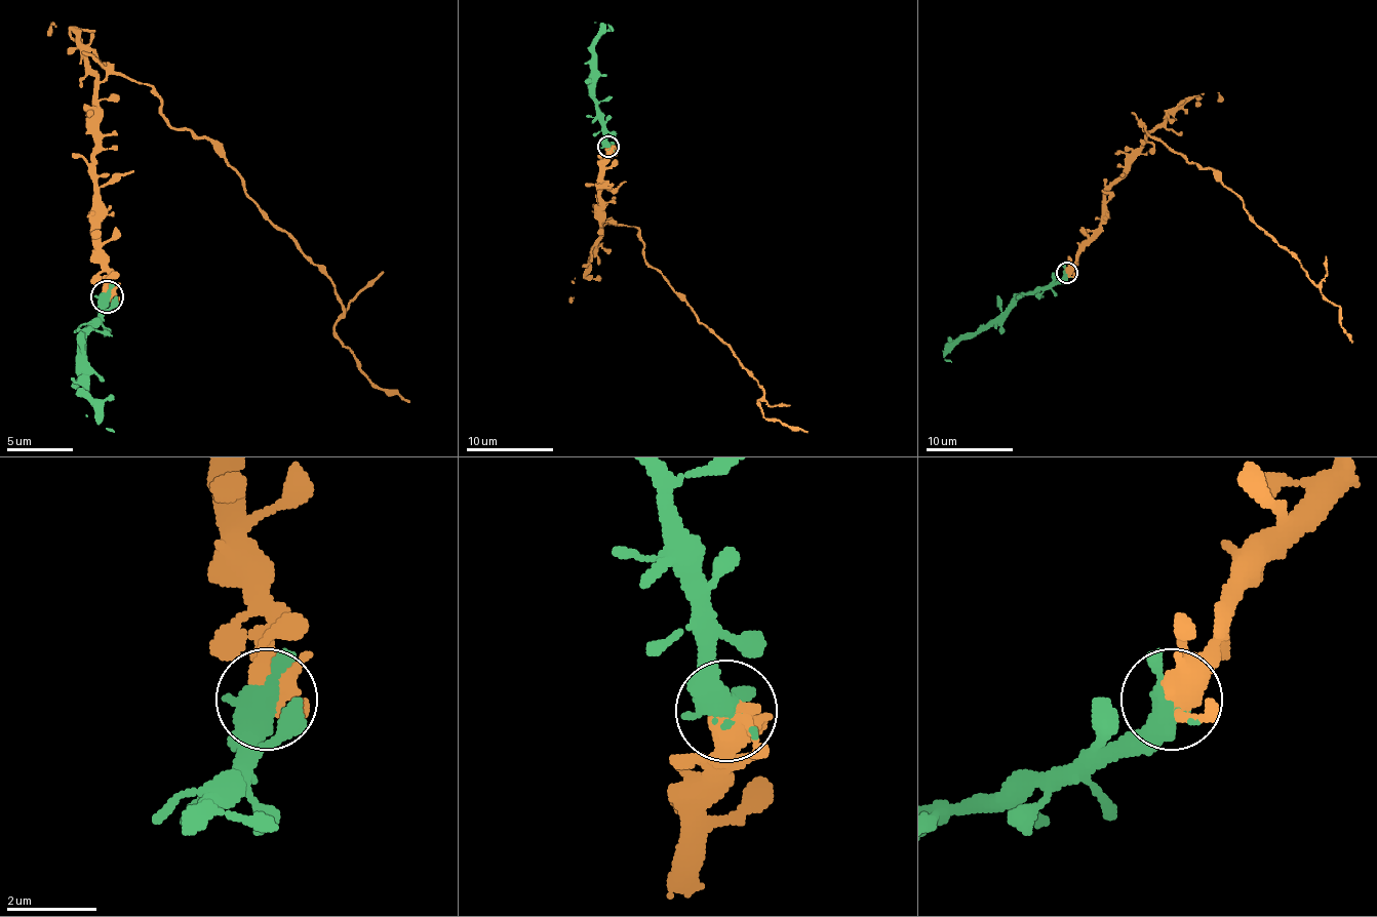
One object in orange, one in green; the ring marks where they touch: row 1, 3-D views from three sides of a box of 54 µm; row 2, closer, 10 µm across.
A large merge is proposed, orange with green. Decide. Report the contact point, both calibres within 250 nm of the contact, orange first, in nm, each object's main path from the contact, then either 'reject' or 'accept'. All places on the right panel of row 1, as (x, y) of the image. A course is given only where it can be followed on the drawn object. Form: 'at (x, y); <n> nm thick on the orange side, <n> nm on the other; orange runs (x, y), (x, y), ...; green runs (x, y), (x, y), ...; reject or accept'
at (1067, 273); 400 nm thick on the orange side, 480 nm on the other; orange runs (1067, 273), (1100, 228), (1102, 192), (1144, 127), (1243, 201), (1336, 304), (1351, 343); green runs (1067, 273), (1028, 290), (1005, 312), (970, 336), (962, 336), (945, 354), (952, 362); accept

